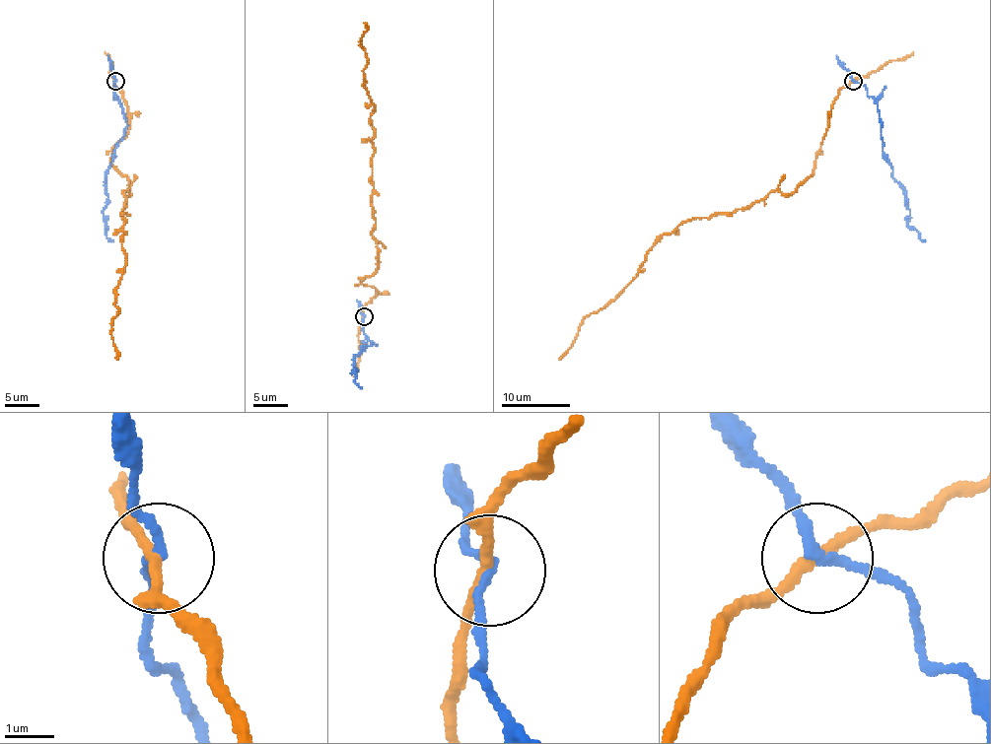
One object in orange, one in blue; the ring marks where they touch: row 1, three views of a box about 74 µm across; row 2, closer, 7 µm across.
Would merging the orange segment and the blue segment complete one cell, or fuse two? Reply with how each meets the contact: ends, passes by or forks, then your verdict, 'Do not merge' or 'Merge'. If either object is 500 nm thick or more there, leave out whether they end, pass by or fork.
At the ring orange passes by. At the ring blue passes by. Do not merge

